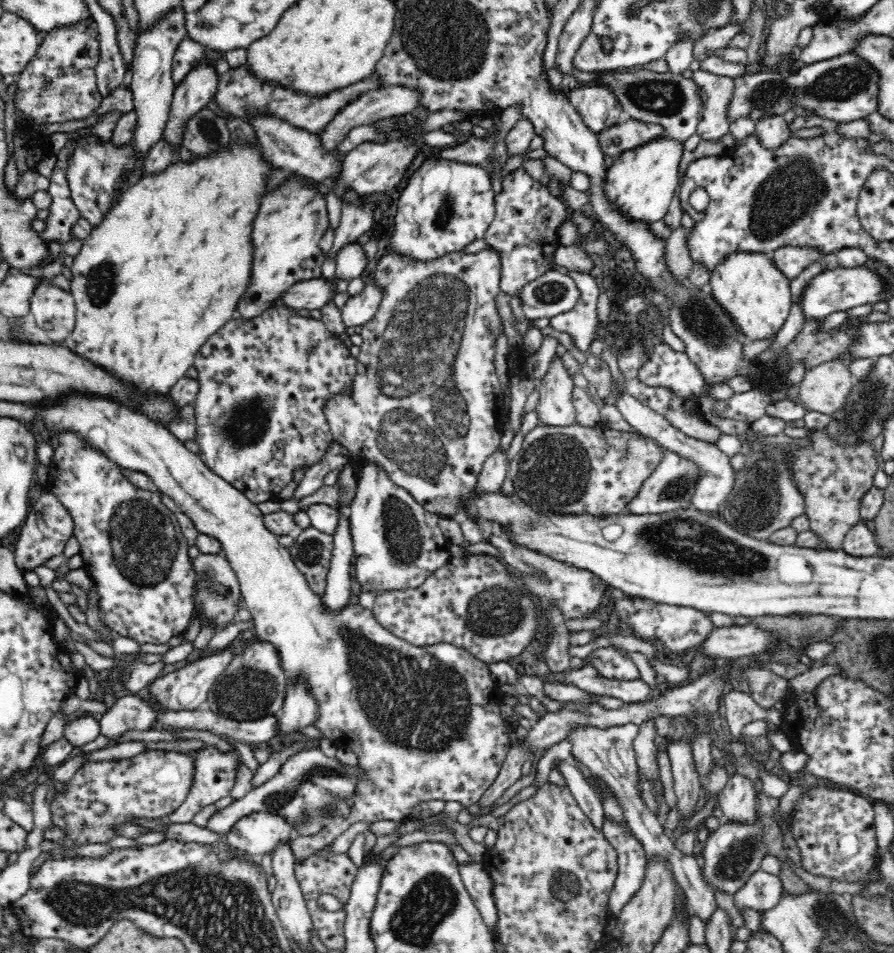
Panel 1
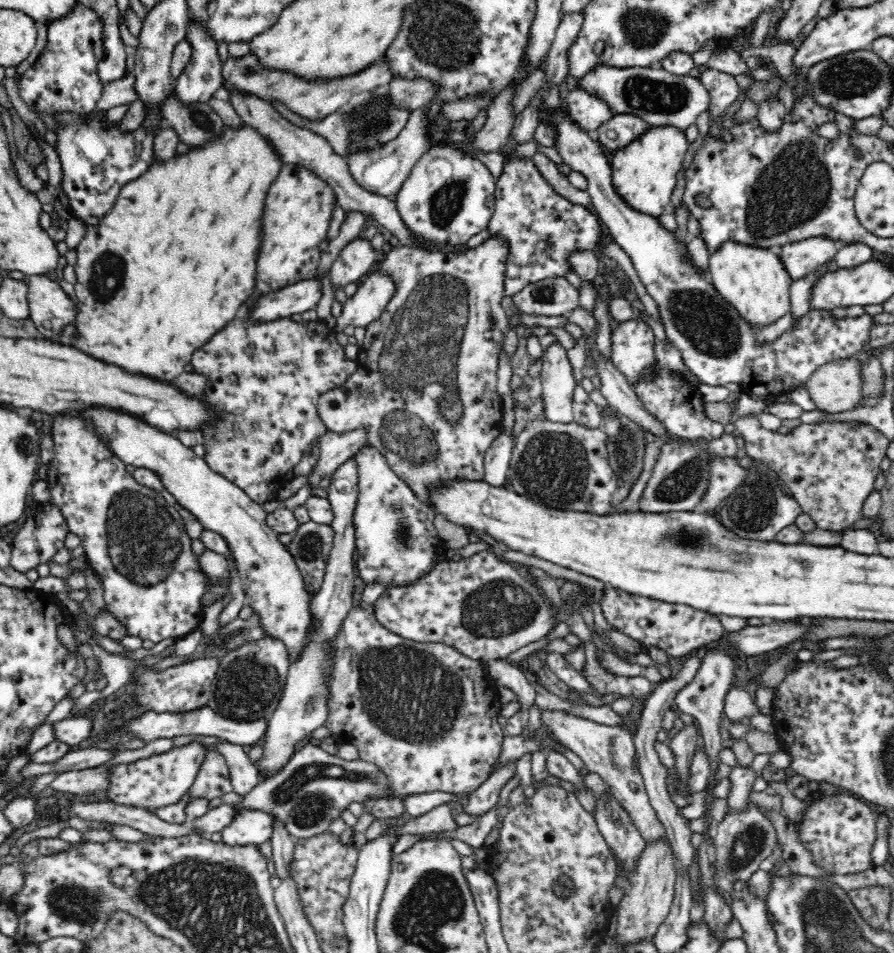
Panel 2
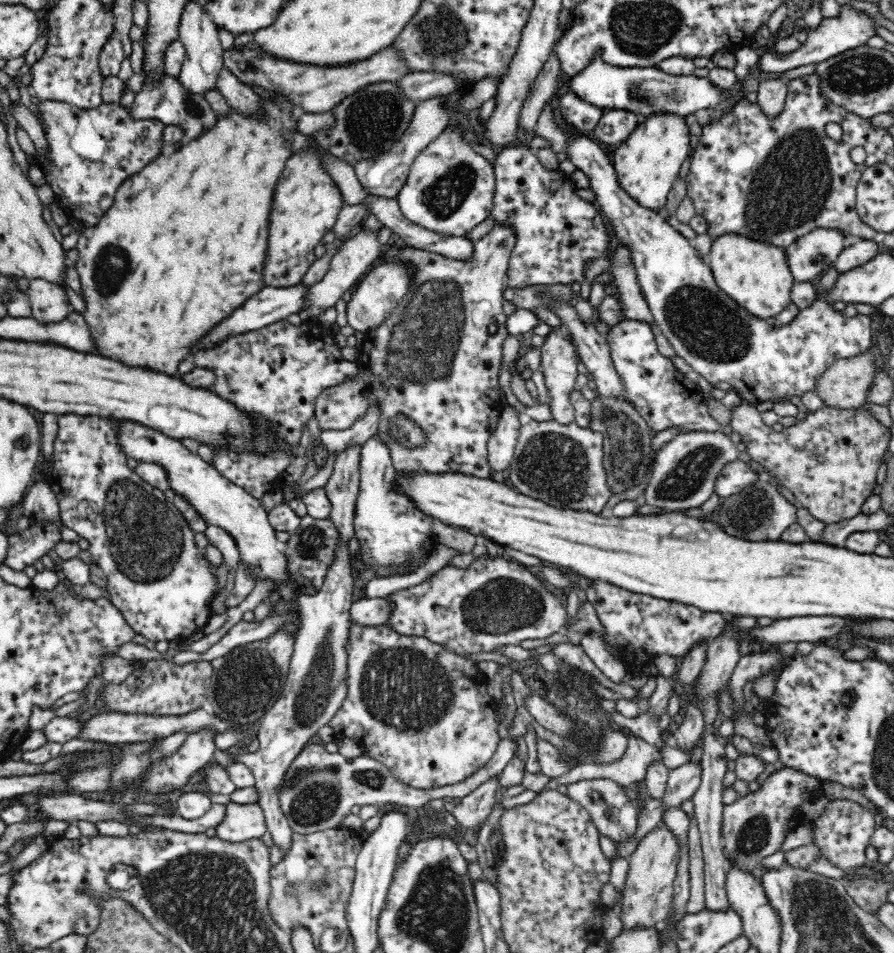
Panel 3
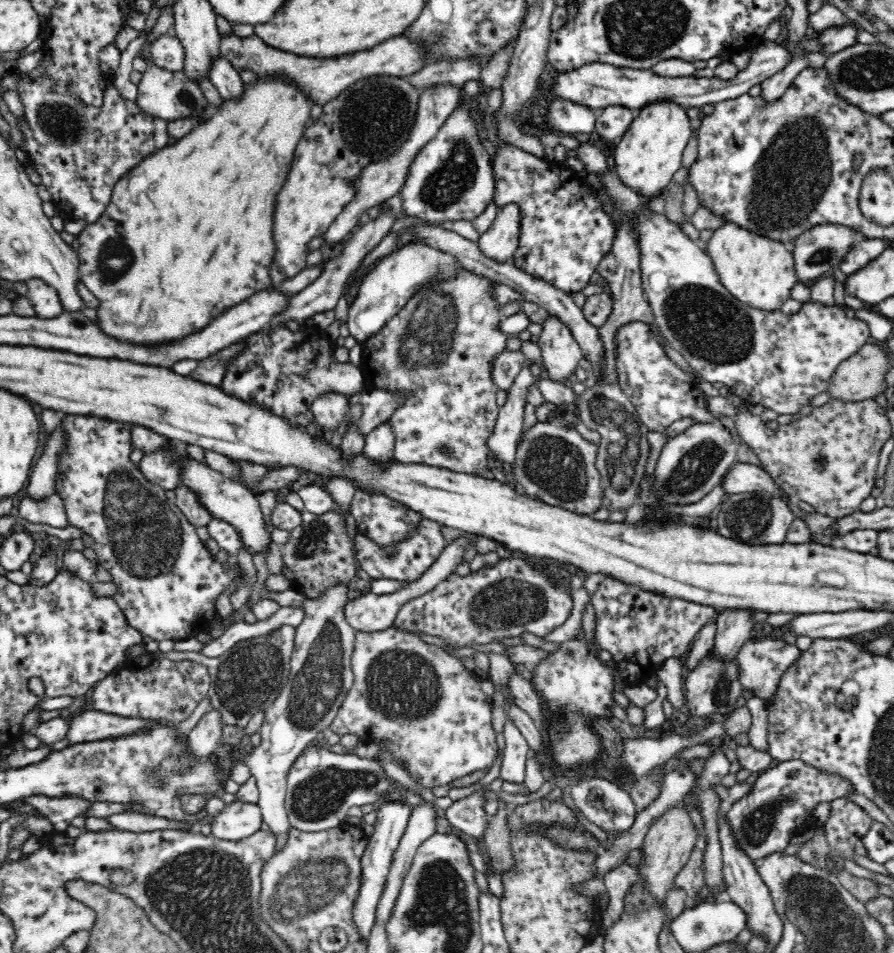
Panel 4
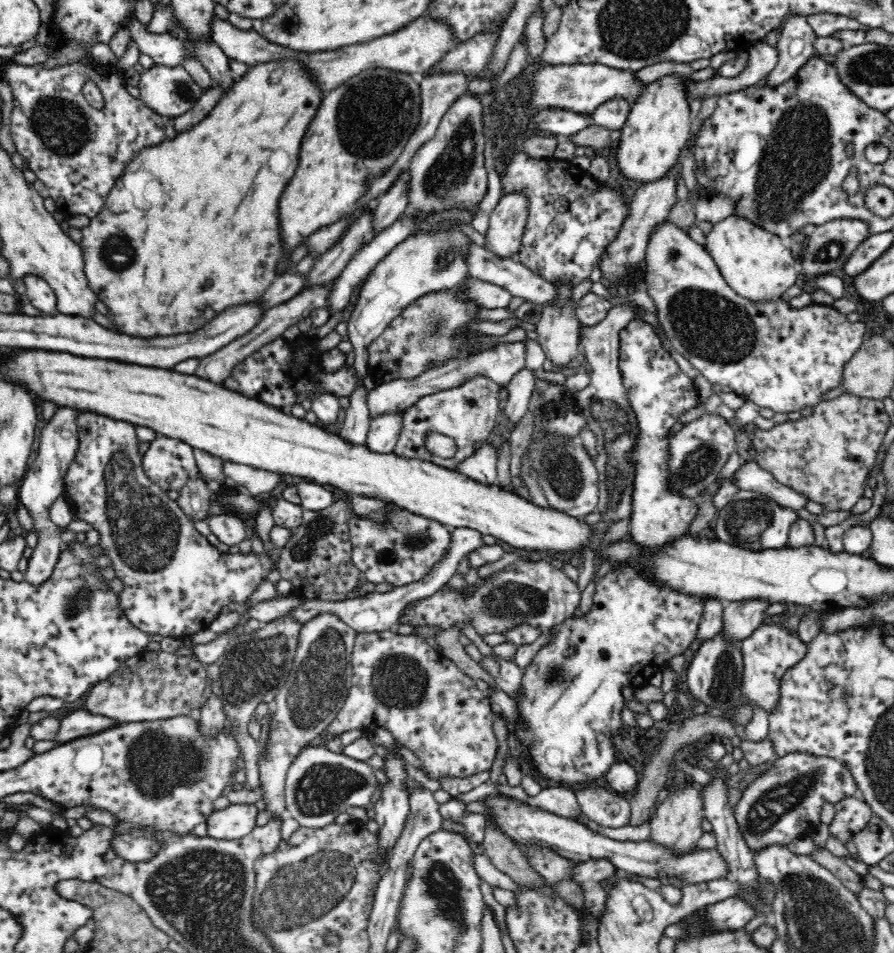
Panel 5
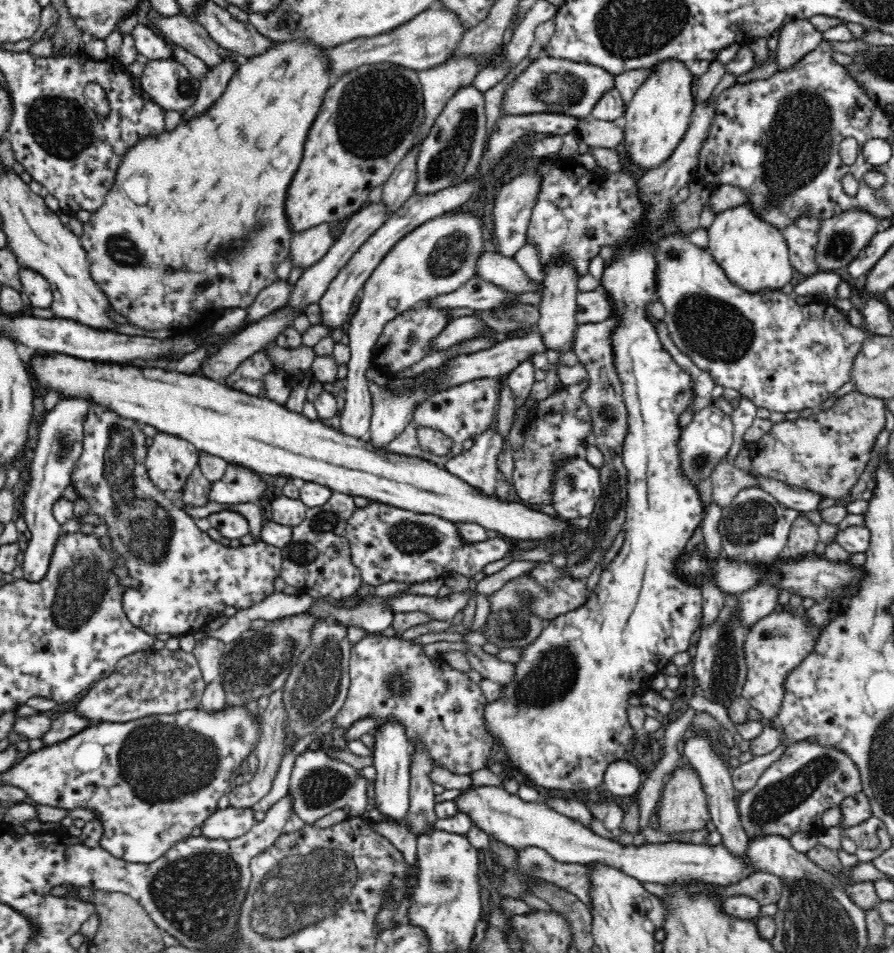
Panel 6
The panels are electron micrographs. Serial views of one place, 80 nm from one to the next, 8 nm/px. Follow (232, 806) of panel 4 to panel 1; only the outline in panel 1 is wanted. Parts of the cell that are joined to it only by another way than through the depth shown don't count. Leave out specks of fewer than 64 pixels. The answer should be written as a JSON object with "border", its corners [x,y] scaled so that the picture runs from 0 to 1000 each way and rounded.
{"border":[[[284,851],[277,856],[272,856],[257,873],[253,874],[254,886],[258,886],[261,890],[277,894],[283,899],[292,900],[296,896],[305,897],[311,887],[322,887],[333,878],[328,865],[324,865],[317,856],[312,854],[302,854],[301,852]]]}

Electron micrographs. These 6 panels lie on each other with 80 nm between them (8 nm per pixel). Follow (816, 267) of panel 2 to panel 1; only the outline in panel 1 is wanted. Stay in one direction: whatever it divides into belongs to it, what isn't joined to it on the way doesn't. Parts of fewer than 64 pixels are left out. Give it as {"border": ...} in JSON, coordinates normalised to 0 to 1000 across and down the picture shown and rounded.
{"border":[[[875,259],[861,264],[859,270],[881,294],[886,294],[896,288],[896,284],[902,281],[902,277],[908,277],[908,273],[918,273],[919,269],[913,261]]]}

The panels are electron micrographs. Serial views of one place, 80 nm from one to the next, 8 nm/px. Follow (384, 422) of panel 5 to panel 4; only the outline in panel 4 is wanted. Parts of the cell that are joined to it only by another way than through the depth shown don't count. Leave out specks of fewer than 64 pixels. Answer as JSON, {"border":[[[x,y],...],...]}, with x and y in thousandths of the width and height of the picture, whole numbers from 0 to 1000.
{"border":[[[430,444],[408,458],[405,477],[421,488],[433,488],[440,484],[440,472],[441,454],[436,446]]]}

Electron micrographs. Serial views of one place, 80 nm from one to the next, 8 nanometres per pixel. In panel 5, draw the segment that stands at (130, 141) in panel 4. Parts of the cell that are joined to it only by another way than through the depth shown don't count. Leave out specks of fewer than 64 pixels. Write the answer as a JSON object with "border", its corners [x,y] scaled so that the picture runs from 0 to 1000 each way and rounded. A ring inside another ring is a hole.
{"border":[[[3,62],[1,75],[13,91],[15,115],[11,125],[12,143],[18,158],[31,170],[32,178],[38,179],[63,213],[64,220],[77,227],[95,226],[98,230],[112,227],[121,203],[139,178],[161,157],[168,153],[179,153],[186,147],[183,132],[186,125],[141,95],[140,81],[132,69],[116,70],[105,65],[103,68],[76,66],[62,72],[49,72],[47,67],[25,69],[17,64]],[[96,84],[105,84],[113,94],[117,111],[105,113],[92,100]]]}

